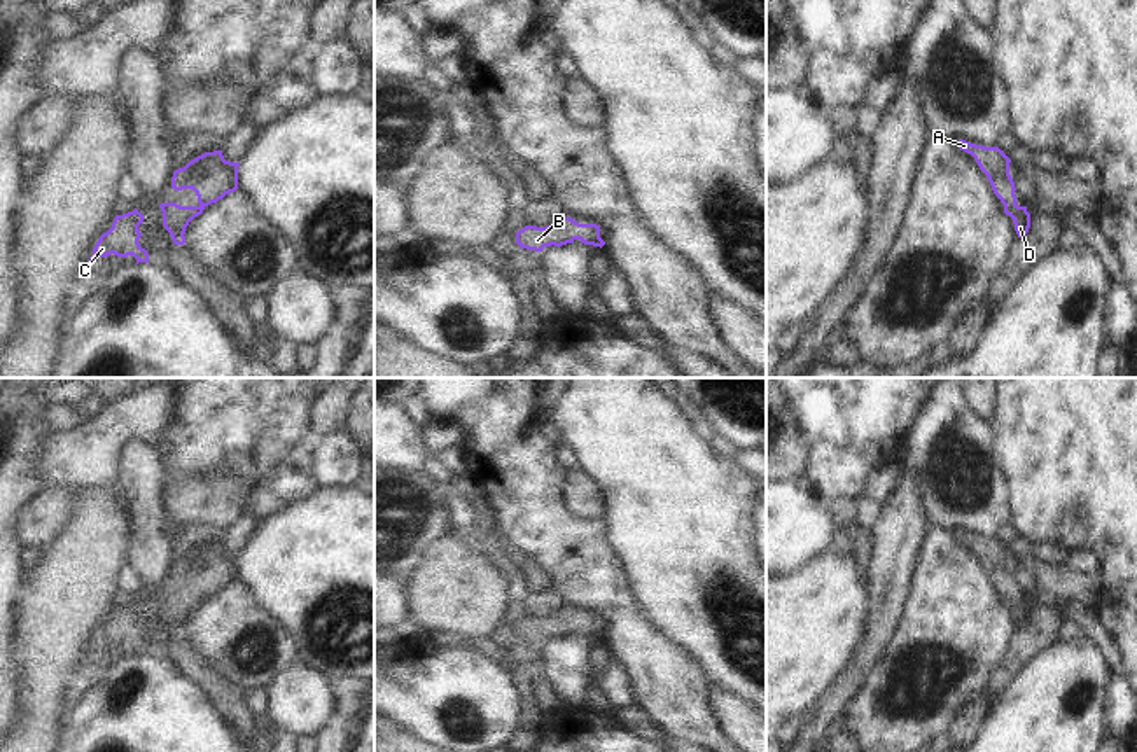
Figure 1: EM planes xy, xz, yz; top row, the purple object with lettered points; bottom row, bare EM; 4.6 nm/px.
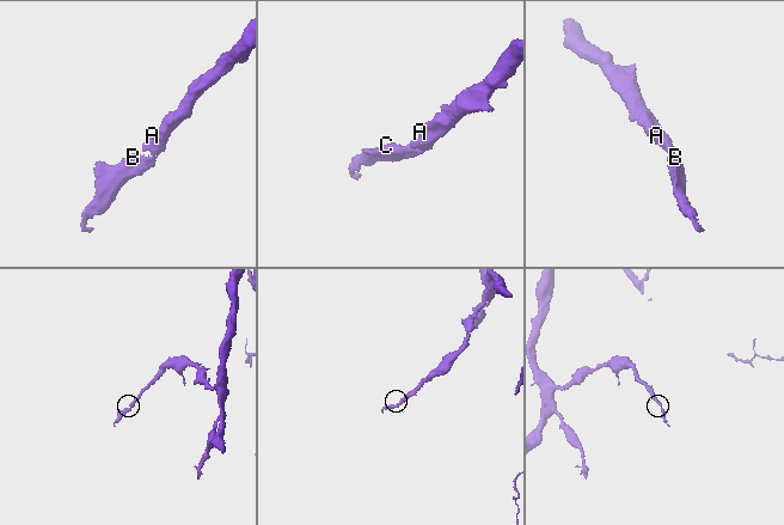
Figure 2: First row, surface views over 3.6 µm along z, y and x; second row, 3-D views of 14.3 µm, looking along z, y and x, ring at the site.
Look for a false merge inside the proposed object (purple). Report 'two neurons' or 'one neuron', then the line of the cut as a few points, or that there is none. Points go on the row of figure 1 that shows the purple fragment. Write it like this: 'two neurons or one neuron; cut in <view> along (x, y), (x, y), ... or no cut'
one neuron; no cut

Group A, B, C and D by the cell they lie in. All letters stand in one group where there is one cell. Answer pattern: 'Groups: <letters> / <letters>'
Groups: A B C D

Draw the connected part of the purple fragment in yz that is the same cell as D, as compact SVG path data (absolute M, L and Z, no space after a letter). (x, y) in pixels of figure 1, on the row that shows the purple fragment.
M959 140L955 145L974 157L980 170L987 175L994 194L1004 205L1004 213L1013 219L1018 238L1023 238L1030 227L1030 213L1027 206L1016 205L1016 189L1009 175L1011 159L999 147L983 147L966 140Z

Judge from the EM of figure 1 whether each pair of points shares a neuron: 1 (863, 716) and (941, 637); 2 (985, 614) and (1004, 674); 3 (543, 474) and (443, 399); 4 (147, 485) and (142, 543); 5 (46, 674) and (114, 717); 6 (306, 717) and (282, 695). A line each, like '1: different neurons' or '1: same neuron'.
1: same neuron
2: different neurons
3: different neurons
4: same neuron
5: different neurons
6: same neuron

